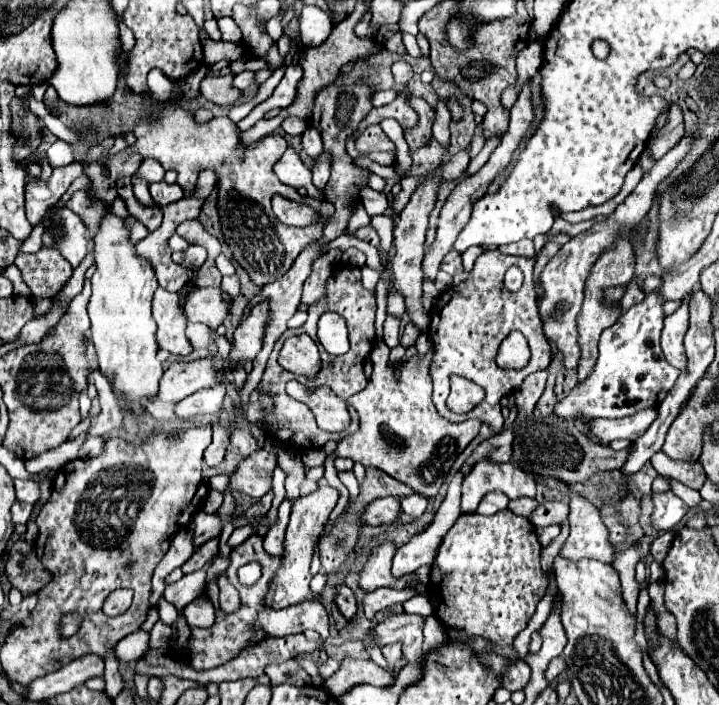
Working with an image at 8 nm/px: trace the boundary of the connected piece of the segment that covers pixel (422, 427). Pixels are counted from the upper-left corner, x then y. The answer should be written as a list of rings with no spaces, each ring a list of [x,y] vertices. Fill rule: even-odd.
[[[378,341],[370,353],[374,371],[368,387],[348,399],[360,415],[360,429],[354,435],[344,437],[334,451],[336,457],[350,457],[364,467],[376,467],[390,473],[390,477],[410,485],[416,493],[426,497],[434,497],[438,493],[452,463],[478,435],[482,425],[478,419],[450,423],[440,417],[430,399],[432,355],[434,353],[430,351],[390,365],[390,347],[384,341]]]

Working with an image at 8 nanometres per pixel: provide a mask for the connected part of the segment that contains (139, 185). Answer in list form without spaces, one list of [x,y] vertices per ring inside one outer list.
[[[136,179],[136,181],[134,181],[134,197],[136,197],[136,201],[142,203],[142,205],[150,205],[150,207],[158,207],[158,209],[160,209],[160,205],[150,197],[150,193],[148,193],[148,183],[146,183],[144,179]]]

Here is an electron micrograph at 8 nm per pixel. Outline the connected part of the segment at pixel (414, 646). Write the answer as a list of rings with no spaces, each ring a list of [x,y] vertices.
[[[390,615],[376,625],[376,635],[380,645],[402,643],[402,653],[408,661],[422,661],[422,629],[424,617],[420,615]]]

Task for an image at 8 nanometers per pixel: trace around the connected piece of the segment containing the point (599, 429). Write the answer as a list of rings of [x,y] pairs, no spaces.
[[[644,409],[632,417],[622,417],[622,419],[592,419],[588,421],[586,427],[586,437],[596,441],[598,445],[608,445],[614,439],[628,439],[636,441],[644,429],[656,419],[656,409]]]

